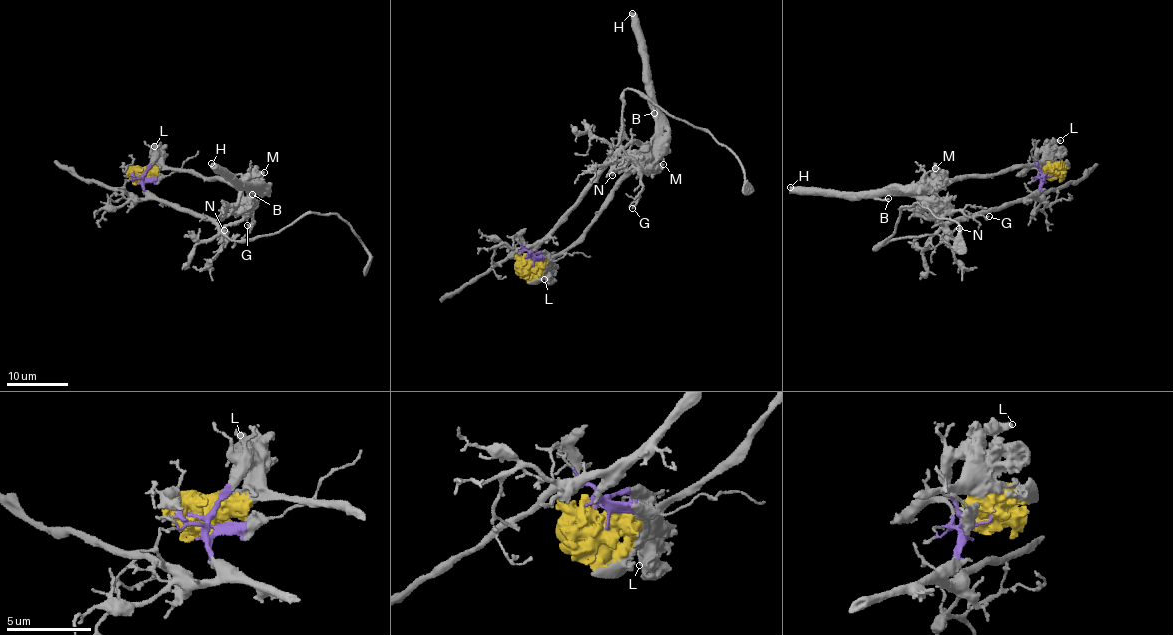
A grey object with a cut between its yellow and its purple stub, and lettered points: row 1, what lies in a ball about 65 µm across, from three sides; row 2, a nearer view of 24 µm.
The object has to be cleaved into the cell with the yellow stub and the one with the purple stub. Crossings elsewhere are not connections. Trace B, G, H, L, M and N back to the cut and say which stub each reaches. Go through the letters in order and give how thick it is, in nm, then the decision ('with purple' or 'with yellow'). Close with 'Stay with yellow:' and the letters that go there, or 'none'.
B: 240 nm thick; with yellow
G: 200 nm thick; with purple
H: 500 nm thick; with yellow
L: 400 nm thick; with yellow
M: 320 nm thick; with yellow
N: 180 nm thick; with purple
Stay with yellow: B, H, L, M

